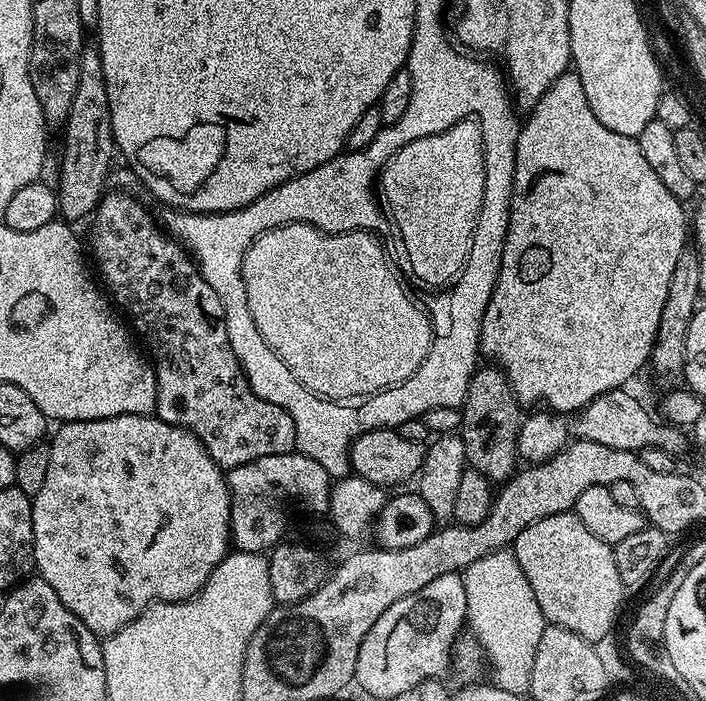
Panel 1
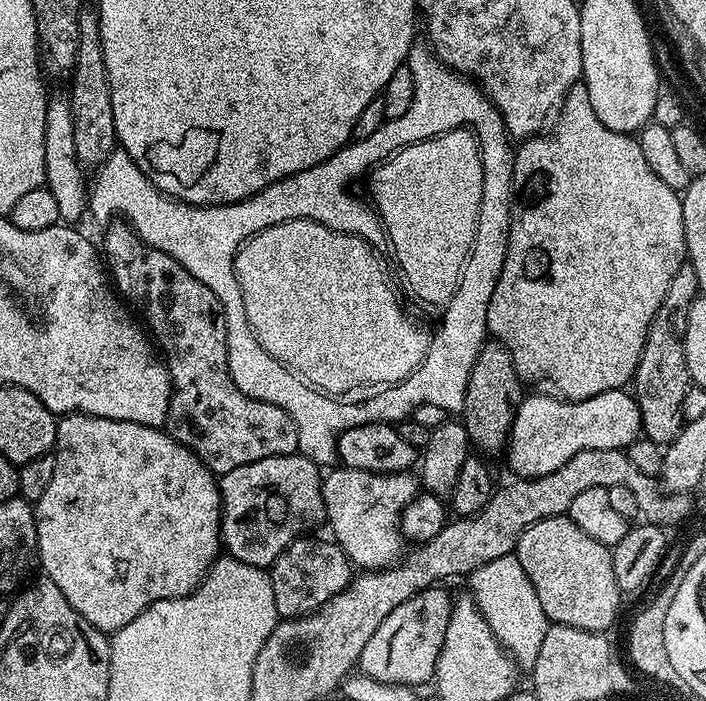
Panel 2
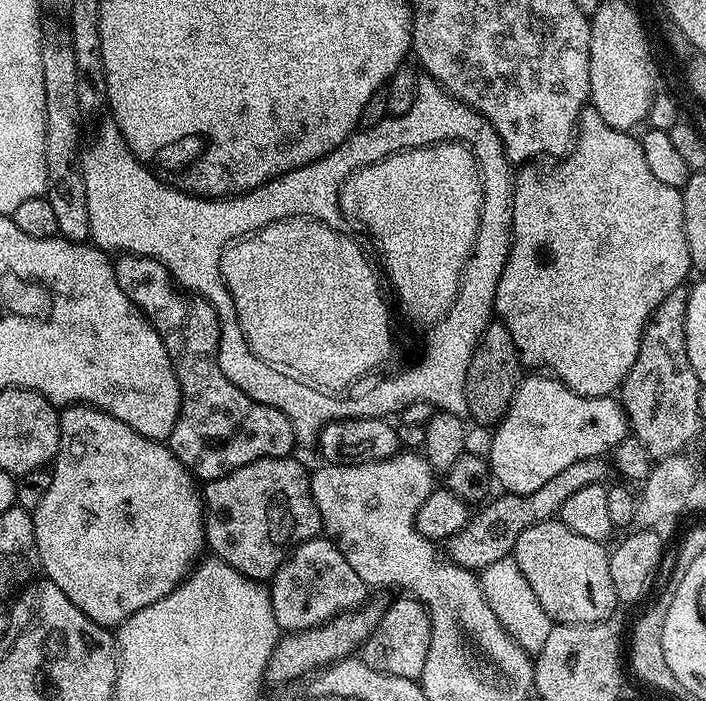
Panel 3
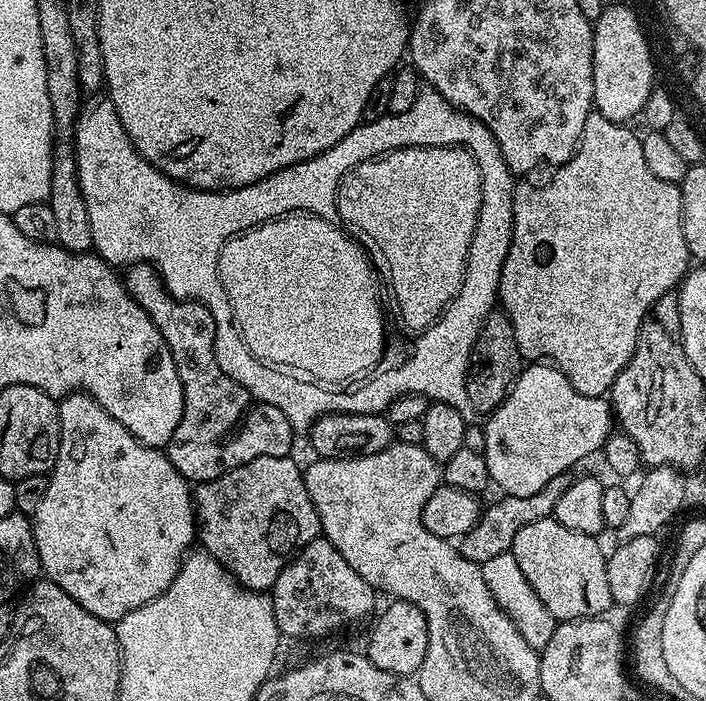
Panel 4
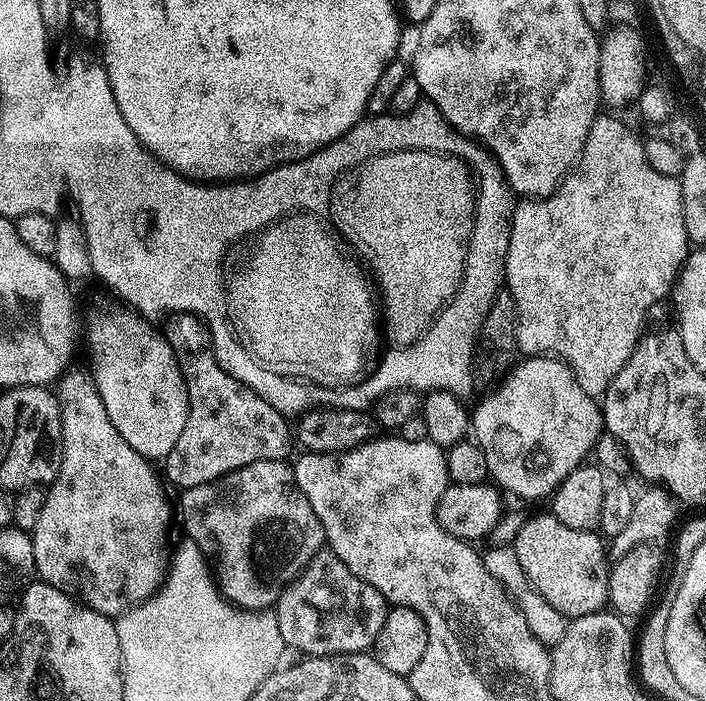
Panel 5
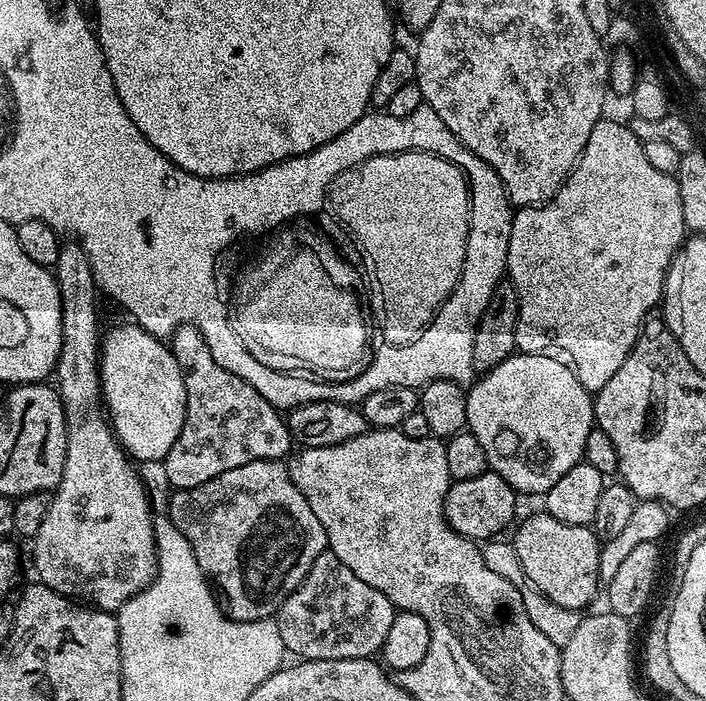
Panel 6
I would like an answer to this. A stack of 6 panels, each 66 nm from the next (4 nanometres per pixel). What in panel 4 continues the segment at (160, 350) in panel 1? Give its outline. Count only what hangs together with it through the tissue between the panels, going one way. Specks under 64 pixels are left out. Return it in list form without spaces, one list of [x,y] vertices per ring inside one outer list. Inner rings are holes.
[[[133,264],[125,272],[128,273],[123,273],[122,276],[124,287],[142,306],[142,310],[146,310],[154,326],[158,326],[158,334],[166,338],[166,346],[170,346],[170,354],[174,358],[174,366],[182,382],[182,418],[178,422],[178,430],[174,430],[174,438],[170,438],[166,446],[166,455],[178,470],[178,474],[182,474],[190,482],[203,482],[218,478],[246,462],[254,462],[254,458],[292,456],[294,433],[286,414],[282,414],[278,406],[255,400],[222,370],[216,357],[216,323],[208,307],[199,304],[197,300],[179,300],[178,297],[170,295],[160,273],[151,264]]]

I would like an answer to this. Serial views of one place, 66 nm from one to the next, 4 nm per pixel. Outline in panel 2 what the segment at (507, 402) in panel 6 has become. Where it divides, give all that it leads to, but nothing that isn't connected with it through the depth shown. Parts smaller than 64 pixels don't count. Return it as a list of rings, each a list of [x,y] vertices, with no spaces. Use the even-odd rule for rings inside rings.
[[[615,388],[585,400],[565,400],[551,395],[525,395],[515,405],[516,417],[506,445],[508,468],[513,477],[532,480],[558,470],[558,466],[582,450],[627,450],[635,440],[641,439],[640,407],[631,391]]]

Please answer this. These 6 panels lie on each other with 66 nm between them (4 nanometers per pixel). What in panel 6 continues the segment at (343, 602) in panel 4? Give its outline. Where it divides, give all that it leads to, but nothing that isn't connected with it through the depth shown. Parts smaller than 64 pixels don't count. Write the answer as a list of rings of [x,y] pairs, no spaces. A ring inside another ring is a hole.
[[[326,550],[314,558],[314,566],[310,566],[308,577],[282,602],[274,619],[278,626],[278,634],[282,634],[282,642],[293,657],[300,660],[321,660],[322,658],[372,658],[383,649],[386,633],[390,630],[390,622],[394,620],[397,609],[392,607],[386,594],[378,594],[374,586],[366,586],[350,566]]]

